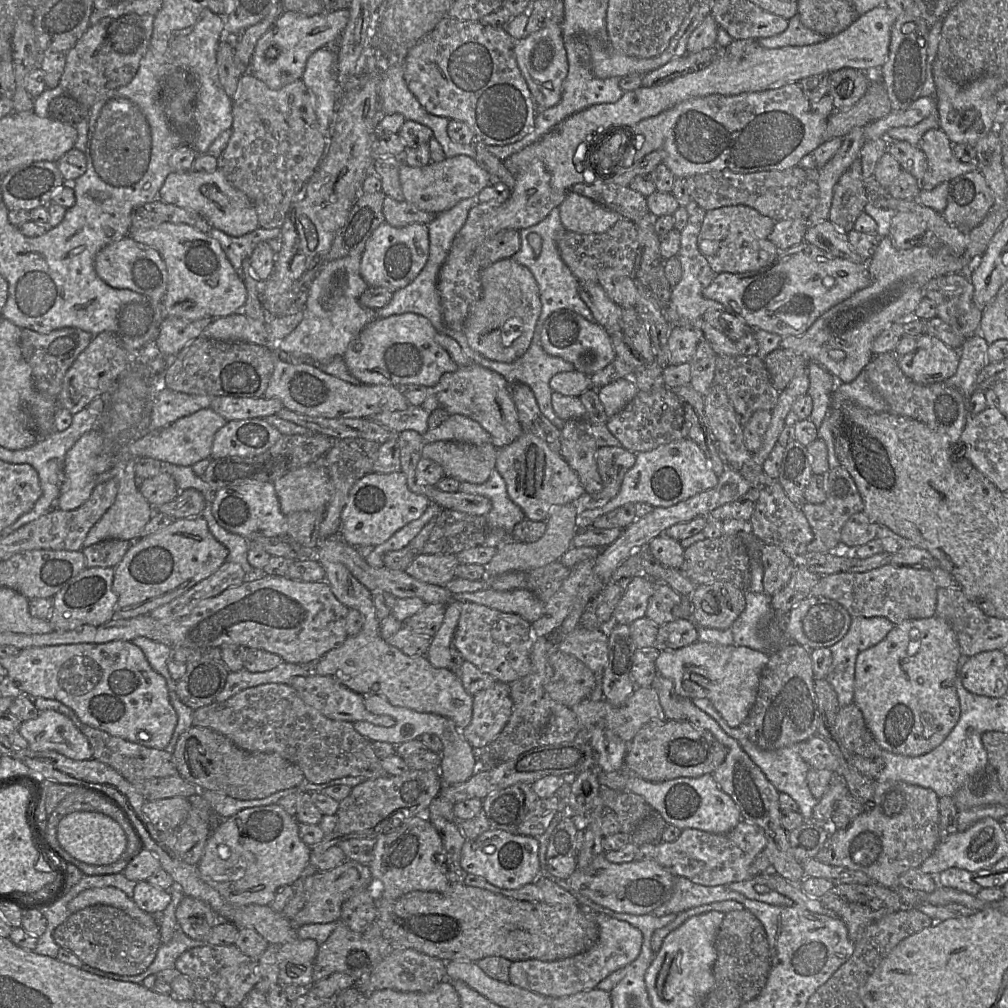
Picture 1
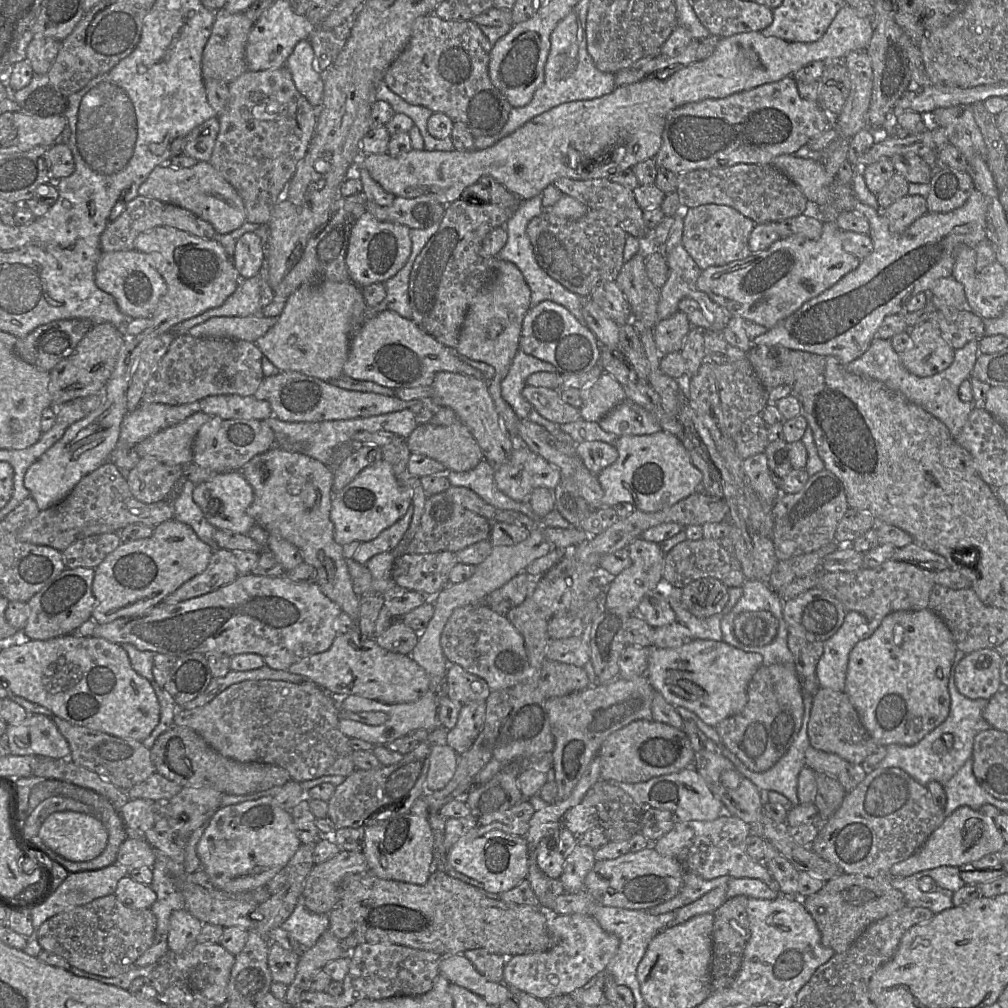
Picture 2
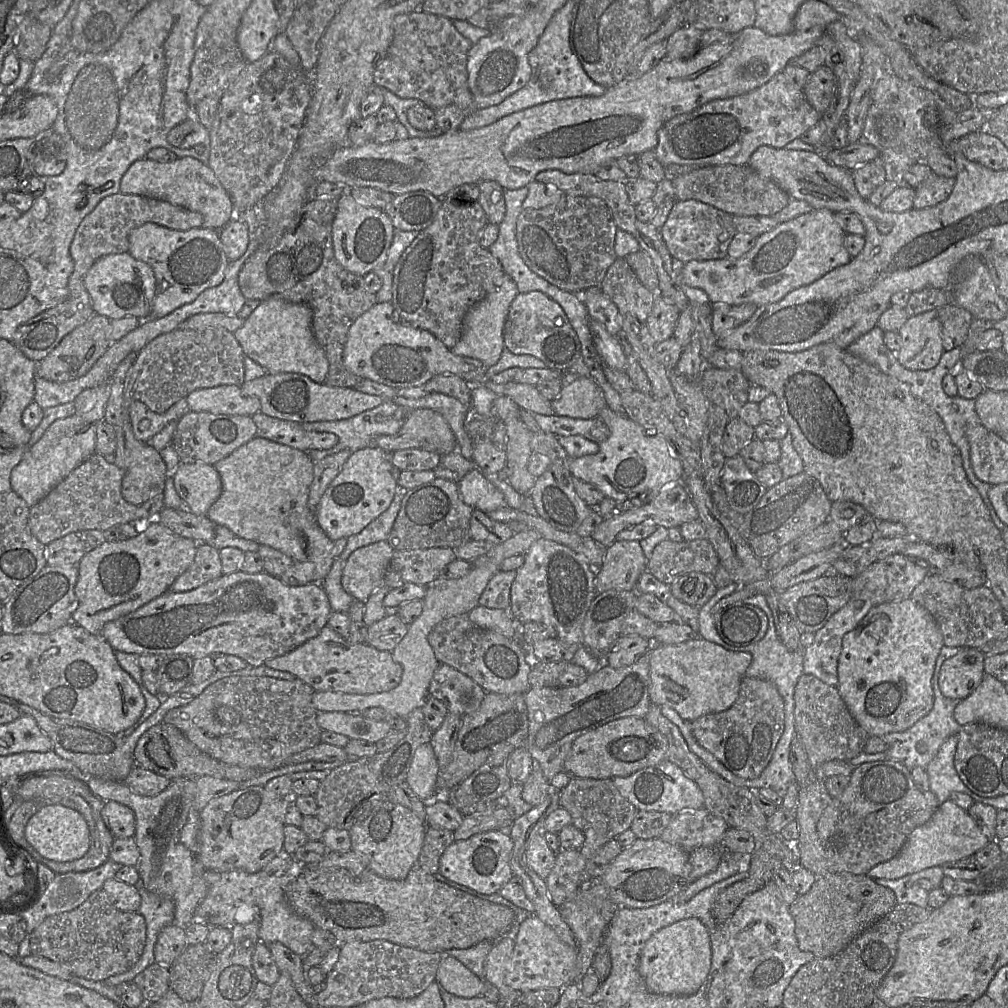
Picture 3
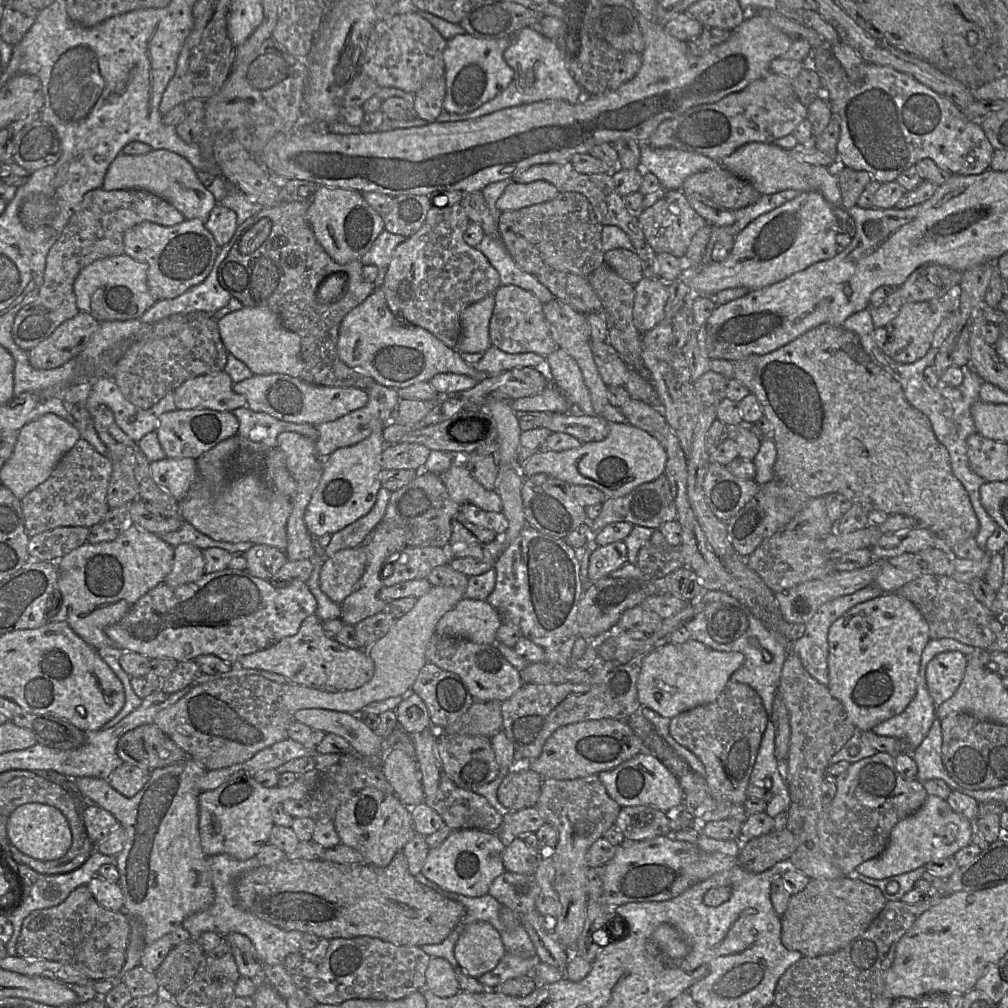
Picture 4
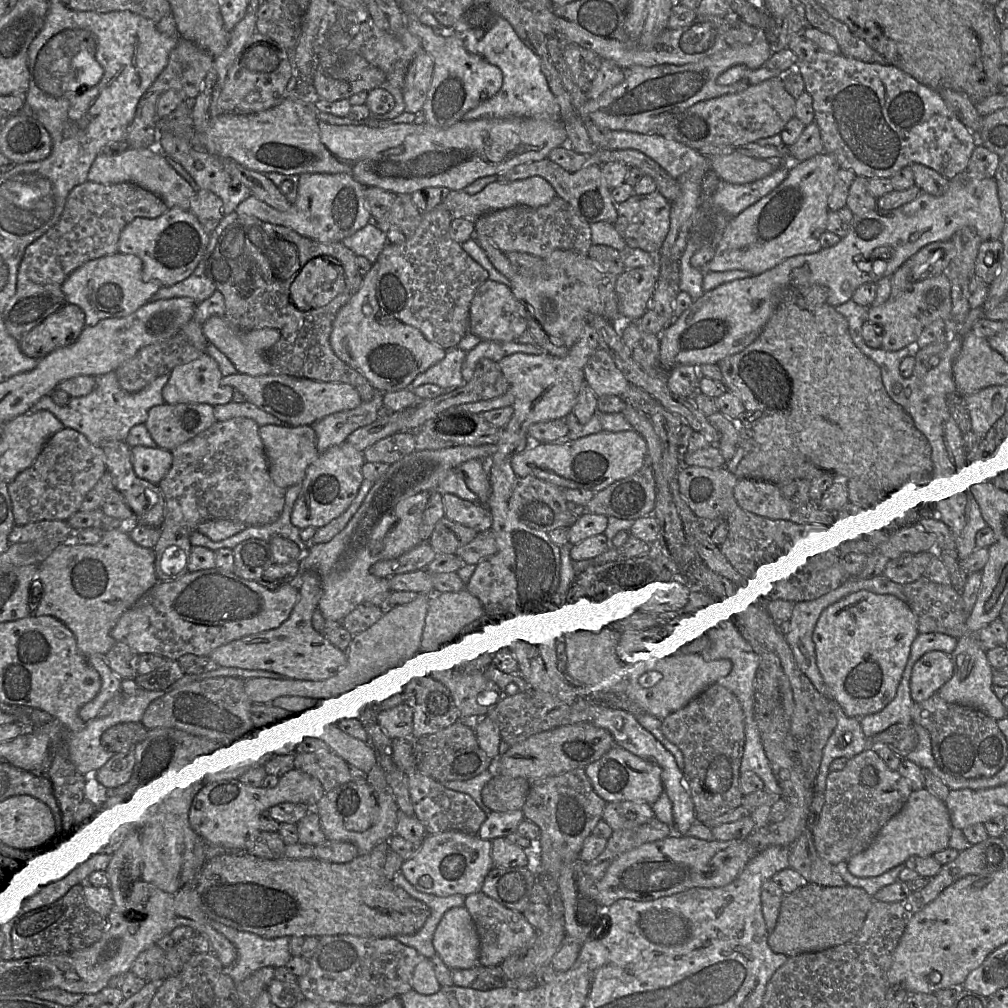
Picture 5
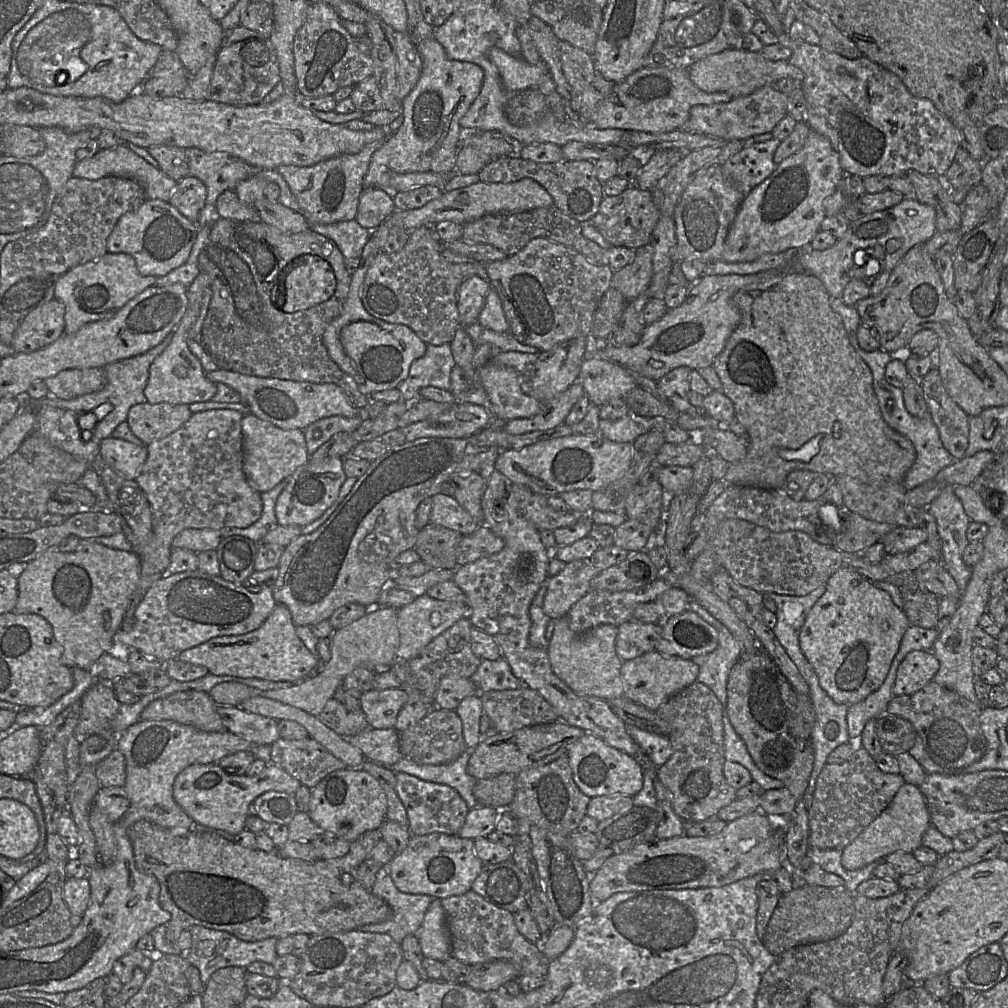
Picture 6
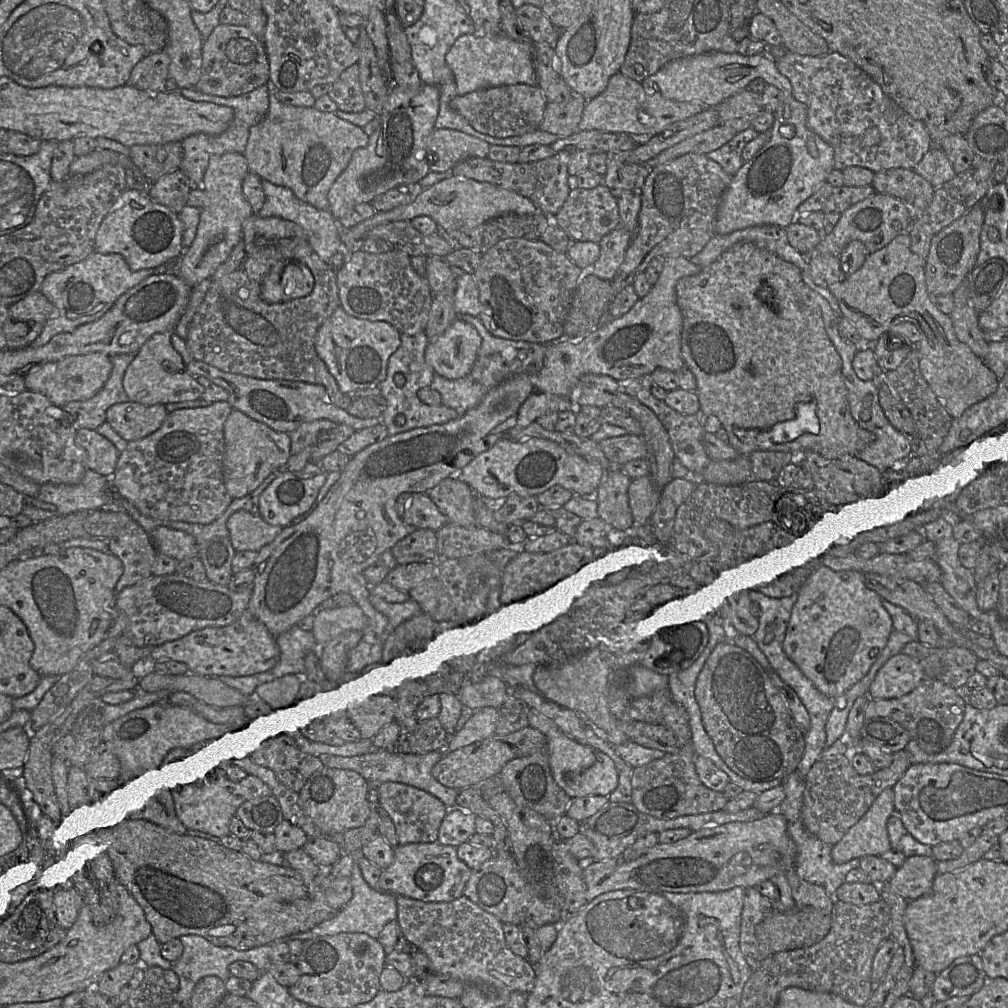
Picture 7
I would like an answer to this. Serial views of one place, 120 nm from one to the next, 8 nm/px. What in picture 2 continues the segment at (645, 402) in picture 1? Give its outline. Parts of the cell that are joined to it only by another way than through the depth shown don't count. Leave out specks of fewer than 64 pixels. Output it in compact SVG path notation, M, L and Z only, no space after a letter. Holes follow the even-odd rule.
M630 400L617 405L598 424L605 432L618 437L650 435L661 431L654 415Z

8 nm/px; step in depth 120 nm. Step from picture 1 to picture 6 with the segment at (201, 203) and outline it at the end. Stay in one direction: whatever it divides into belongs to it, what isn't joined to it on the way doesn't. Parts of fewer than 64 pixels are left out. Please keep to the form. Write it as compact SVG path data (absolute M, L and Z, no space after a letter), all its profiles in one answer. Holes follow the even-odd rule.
M126 145L101 149L92 157L77 161L73 170L73 177L78 178L96 180L106 176L131 178L143 187L148 198L160 199L166 202L170 199L177 184L177 181L166 176L158 167L151 165Z

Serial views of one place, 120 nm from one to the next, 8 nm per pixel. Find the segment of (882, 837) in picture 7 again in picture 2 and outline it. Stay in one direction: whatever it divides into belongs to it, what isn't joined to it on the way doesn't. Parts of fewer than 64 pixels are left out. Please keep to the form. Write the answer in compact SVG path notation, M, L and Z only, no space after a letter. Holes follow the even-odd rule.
M960 806L929 836L923 846L906 860L893 865L889 878L906 878L918 872L941 866L957 867L999 852L1006 841L997 830L994 820L968 806Z

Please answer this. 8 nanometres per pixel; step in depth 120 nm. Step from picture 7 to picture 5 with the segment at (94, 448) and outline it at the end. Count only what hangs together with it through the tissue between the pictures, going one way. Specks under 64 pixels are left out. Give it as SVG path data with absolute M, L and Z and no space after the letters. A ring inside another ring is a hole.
M131 447L131 460L136 475L152 484L158 485L171 468L172 453L158 447Z

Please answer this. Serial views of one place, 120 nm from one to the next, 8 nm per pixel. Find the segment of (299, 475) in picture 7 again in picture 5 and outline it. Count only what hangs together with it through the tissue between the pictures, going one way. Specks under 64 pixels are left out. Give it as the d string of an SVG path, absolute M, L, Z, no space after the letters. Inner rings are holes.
M345 442L318 455L299 484L300 491L291 513L291 523L300 530L307 527L317 529L346 512L364 481L362 466L365 462L363 451Z

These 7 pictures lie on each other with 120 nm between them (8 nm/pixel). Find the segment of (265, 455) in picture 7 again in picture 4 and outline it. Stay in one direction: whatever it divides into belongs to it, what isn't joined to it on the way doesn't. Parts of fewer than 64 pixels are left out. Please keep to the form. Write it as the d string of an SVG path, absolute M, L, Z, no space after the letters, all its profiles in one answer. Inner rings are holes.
M282 432L277 437L277 448L284 453L288 472L296 482L321 466L322 459L317 455L316 442L301 434Z

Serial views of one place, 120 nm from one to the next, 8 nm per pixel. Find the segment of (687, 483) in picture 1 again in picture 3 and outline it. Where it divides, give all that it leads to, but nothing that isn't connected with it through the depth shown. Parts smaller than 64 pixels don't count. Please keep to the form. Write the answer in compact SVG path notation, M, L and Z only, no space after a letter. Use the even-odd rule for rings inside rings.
M608 407L603 408L597 418L610 429L610 437L599 444L596 454L568 460L567 467L572 477L594 485L606 498L629 501L633 506L647 503L661 490L681 483L683 466L677 452L654 430L646 430Z

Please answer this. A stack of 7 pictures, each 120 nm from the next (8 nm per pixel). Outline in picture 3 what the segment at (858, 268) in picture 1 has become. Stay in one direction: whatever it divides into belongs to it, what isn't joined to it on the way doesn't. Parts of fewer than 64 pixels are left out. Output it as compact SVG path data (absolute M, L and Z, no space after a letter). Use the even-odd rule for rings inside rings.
M813 209L759 235L753 248L739 258L692 260L683 263L680 279L687 286L702 289L711 303L726 303L730 307L745 303L755 306L775 303L792 290L811 284L834 268L849 263L852 258L843 245L845 234L833 212L827 209Z

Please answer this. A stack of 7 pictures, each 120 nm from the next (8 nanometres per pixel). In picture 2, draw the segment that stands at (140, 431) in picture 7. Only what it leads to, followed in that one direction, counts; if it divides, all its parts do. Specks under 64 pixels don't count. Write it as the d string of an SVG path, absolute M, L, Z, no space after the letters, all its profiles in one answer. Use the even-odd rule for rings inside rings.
M211 418L199 429L193 442L194 464L214 473L240 470L253 457L275 445L275 431L264 420Z

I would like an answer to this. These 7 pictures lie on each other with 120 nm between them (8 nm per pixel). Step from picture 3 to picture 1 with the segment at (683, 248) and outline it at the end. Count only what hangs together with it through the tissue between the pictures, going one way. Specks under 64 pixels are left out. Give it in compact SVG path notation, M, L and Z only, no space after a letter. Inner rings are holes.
M745 205L708 210L698 235L698 249L716 274L760 270L771 264L780 252L769 239L776 222Z

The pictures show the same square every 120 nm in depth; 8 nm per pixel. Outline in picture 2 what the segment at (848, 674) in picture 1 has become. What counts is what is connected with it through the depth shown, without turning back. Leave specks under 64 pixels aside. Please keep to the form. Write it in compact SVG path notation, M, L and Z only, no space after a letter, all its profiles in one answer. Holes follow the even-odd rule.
M856 611L846 612L838 631L823 642L824 652L816 666L820 687L844 692L850 651L856 643L869 638L880 626L882 619L867 619Z

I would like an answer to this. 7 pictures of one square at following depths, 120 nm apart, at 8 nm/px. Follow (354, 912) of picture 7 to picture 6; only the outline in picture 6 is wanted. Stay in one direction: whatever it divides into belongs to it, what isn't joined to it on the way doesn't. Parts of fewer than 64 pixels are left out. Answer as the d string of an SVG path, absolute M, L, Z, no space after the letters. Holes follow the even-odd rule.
M386 866L377 873L376 881L370 891L388 903L392 915L383 922L361 926L359 930L386 934L399 944L408 935L416 936L429 906L435 900L439 900L429 895L399 891Z

